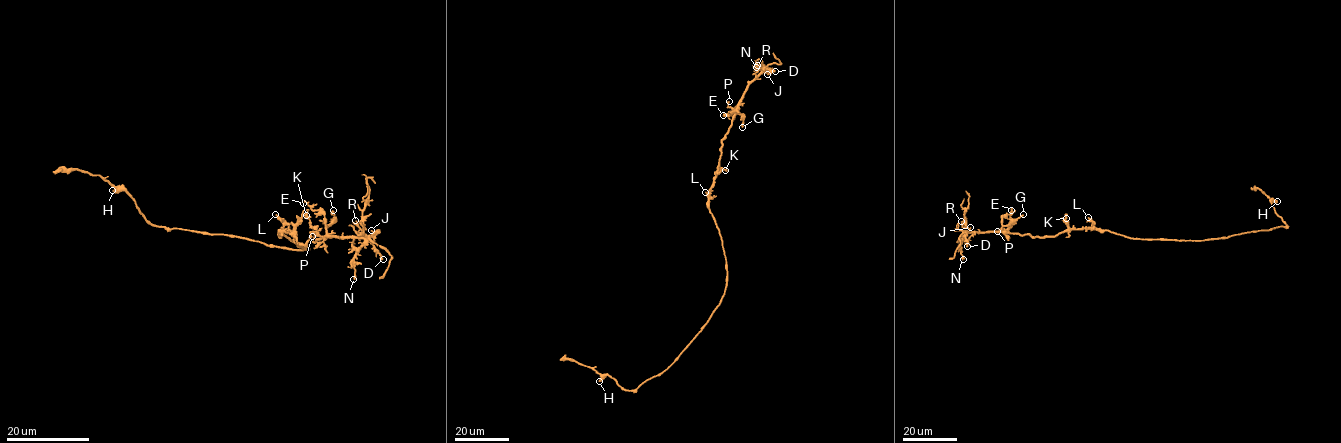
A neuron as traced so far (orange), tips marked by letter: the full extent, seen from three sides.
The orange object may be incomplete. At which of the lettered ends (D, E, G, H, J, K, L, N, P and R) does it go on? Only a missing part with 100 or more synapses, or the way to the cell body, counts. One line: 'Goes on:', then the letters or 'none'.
Goes on: none

